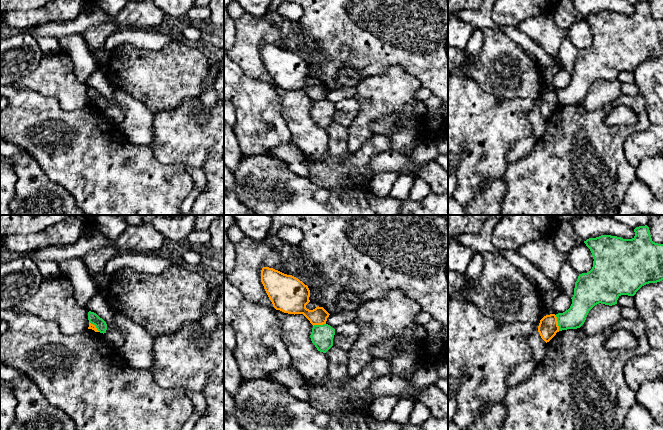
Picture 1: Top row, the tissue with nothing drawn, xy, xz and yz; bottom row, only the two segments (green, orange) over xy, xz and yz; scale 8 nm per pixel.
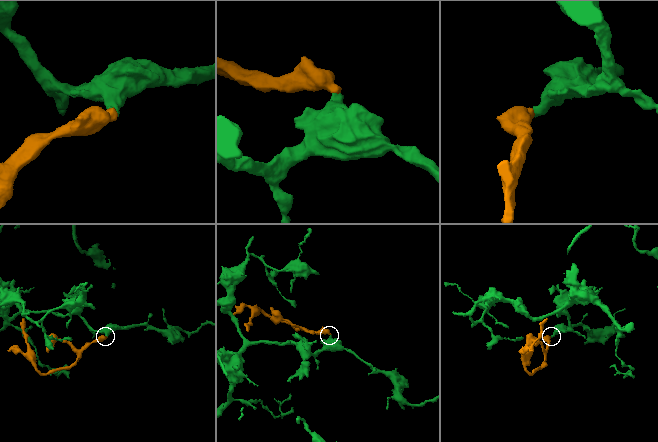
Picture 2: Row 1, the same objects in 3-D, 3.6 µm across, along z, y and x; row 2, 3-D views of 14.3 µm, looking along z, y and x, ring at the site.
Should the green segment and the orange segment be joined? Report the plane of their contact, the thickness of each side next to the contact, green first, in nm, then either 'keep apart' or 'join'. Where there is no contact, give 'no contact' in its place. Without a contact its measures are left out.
yz | 170/160 nm | keep apart

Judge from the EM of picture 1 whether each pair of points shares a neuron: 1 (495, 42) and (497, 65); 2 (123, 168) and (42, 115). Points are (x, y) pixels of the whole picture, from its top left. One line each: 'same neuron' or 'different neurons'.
1: same neuron
2: same neuron

